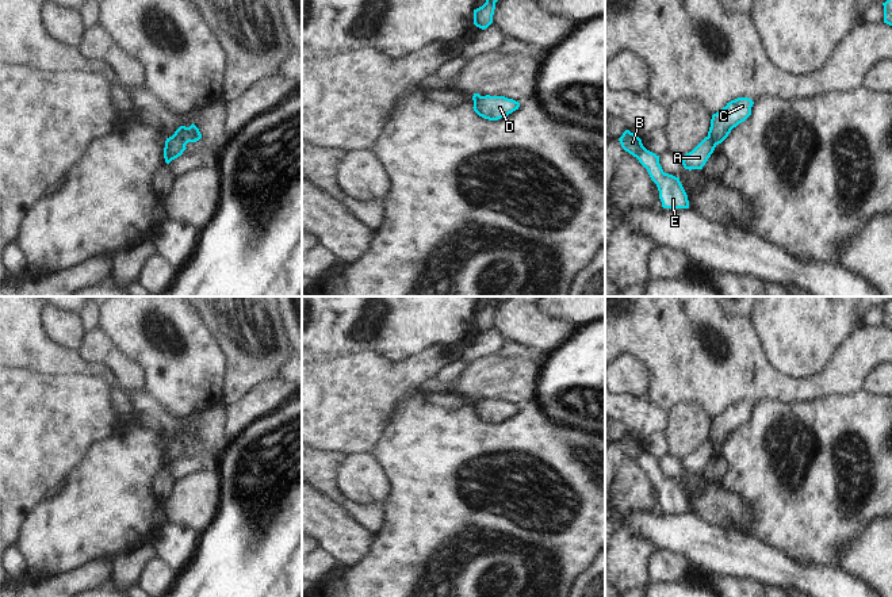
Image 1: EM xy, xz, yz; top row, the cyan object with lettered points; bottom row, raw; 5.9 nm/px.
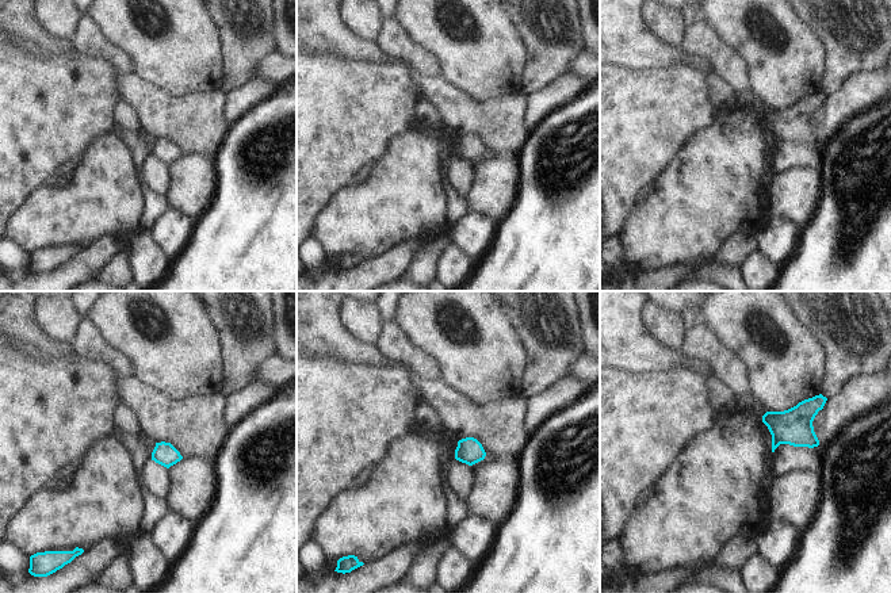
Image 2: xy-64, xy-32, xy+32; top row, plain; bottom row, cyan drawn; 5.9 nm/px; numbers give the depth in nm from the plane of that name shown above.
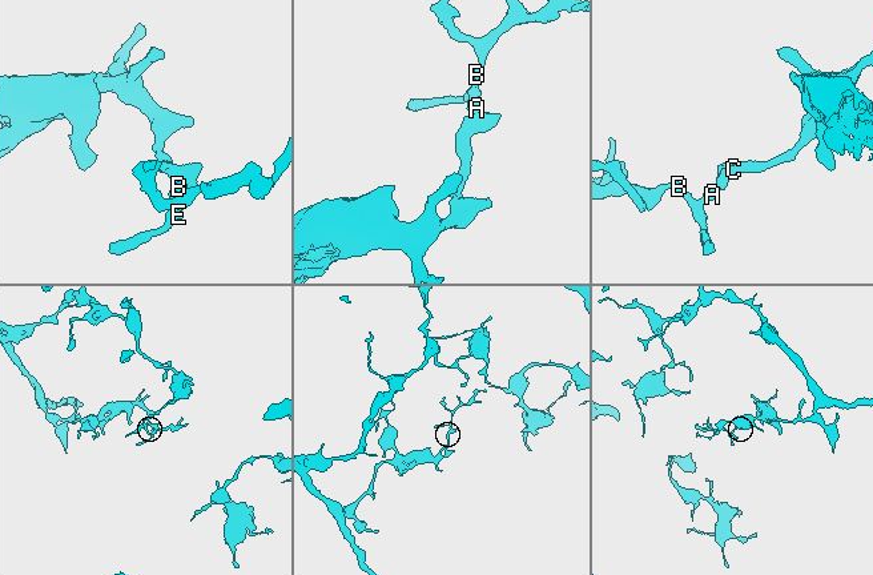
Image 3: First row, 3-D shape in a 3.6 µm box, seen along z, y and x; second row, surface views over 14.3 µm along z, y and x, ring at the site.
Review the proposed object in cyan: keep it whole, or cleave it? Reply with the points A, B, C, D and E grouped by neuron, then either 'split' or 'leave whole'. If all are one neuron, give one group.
A B E / C D; split

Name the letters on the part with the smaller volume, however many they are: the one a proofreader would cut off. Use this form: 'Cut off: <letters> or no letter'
Cut off: A, B, E

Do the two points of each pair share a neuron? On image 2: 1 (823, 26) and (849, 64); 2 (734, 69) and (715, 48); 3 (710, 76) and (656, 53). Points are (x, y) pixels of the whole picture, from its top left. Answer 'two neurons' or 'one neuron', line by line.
1: one neuron
2: one neuron
3: two neurons

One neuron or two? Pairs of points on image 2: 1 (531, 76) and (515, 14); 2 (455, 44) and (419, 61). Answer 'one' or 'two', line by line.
1: one
2: two

